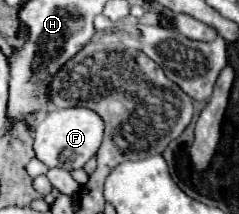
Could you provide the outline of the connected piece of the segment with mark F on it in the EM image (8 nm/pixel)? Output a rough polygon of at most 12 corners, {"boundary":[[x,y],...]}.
{"boundary":[[88,107],[50,111],[34,131],[36,157],[78,169],[102,145]]}

